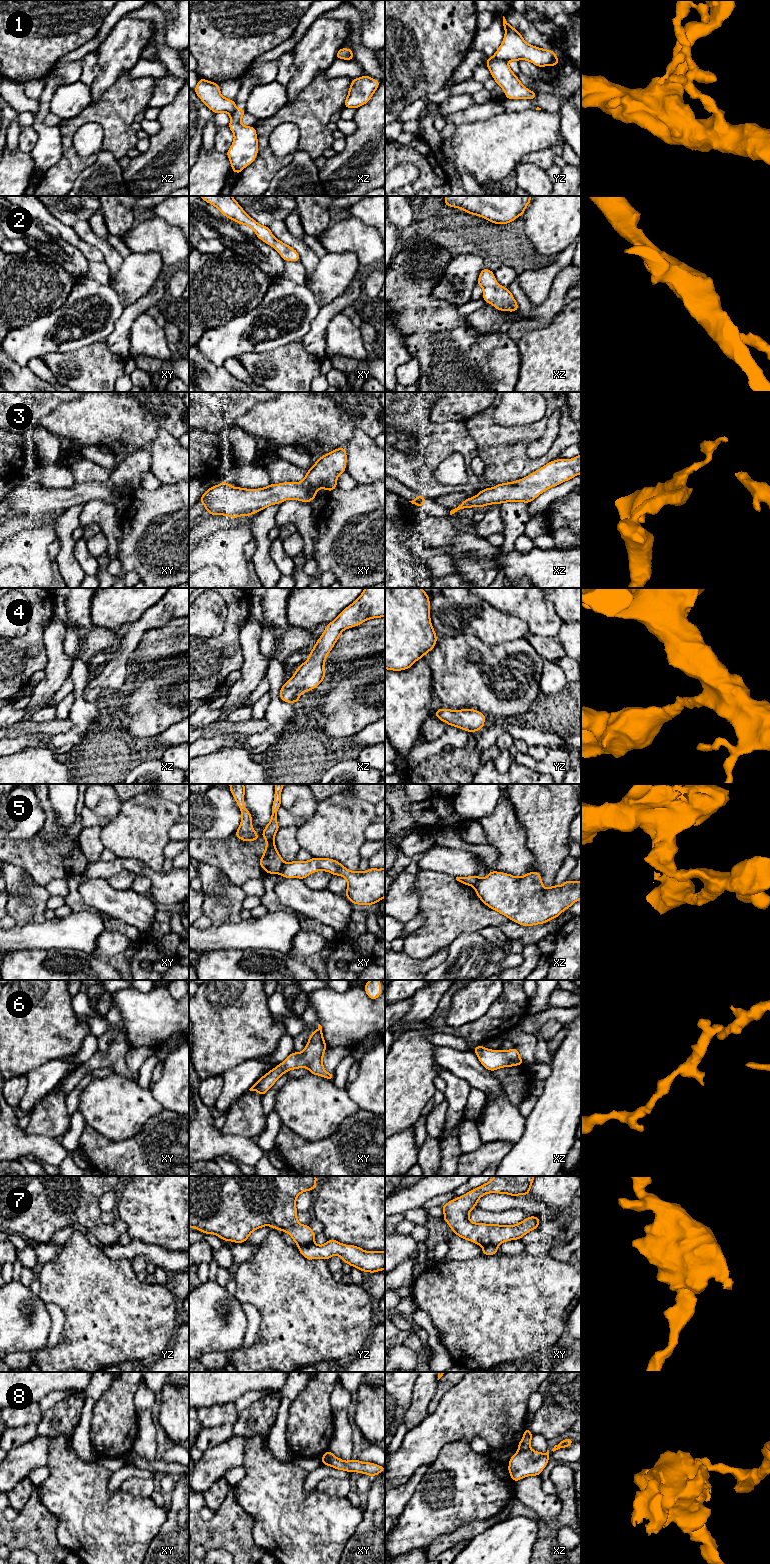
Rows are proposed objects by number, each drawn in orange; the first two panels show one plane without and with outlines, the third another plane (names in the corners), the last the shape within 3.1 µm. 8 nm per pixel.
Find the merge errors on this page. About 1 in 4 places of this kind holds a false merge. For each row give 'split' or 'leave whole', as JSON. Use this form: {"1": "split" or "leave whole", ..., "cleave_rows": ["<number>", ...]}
{"1": "split", "2": "leave whole", "3": "leave whole", "4": "leave whole", "5": "split", "6": "leave whole", "7": "split", "8": "split", "cleave_rows": ["1", "5", "7", "8"]}

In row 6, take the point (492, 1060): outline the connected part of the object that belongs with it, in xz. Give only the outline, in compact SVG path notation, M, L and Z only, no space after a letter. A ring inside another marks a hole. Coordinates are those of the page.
M478 1045L472 1051L478 1055L478 1060L483 1067L492 1072L503 1067L524 1064L519 1051L515 1047L507 1051L502 1051L487 1049L483 1045Z

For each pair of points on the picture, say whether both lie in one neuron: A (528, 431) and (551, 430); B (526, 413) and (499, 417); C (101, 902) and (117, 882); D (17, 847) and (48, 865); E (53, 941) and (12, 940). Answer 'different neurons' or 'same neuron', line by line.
A: different neurons
B: same neuron
C: different neurons
D: same neuron
E: same neuron

